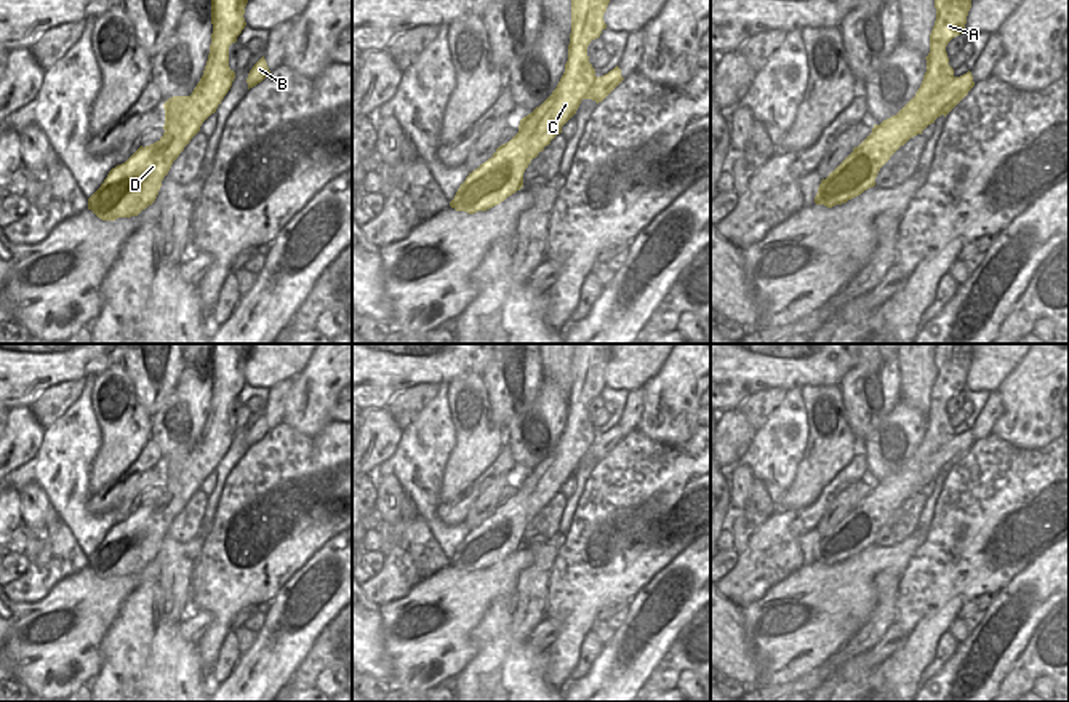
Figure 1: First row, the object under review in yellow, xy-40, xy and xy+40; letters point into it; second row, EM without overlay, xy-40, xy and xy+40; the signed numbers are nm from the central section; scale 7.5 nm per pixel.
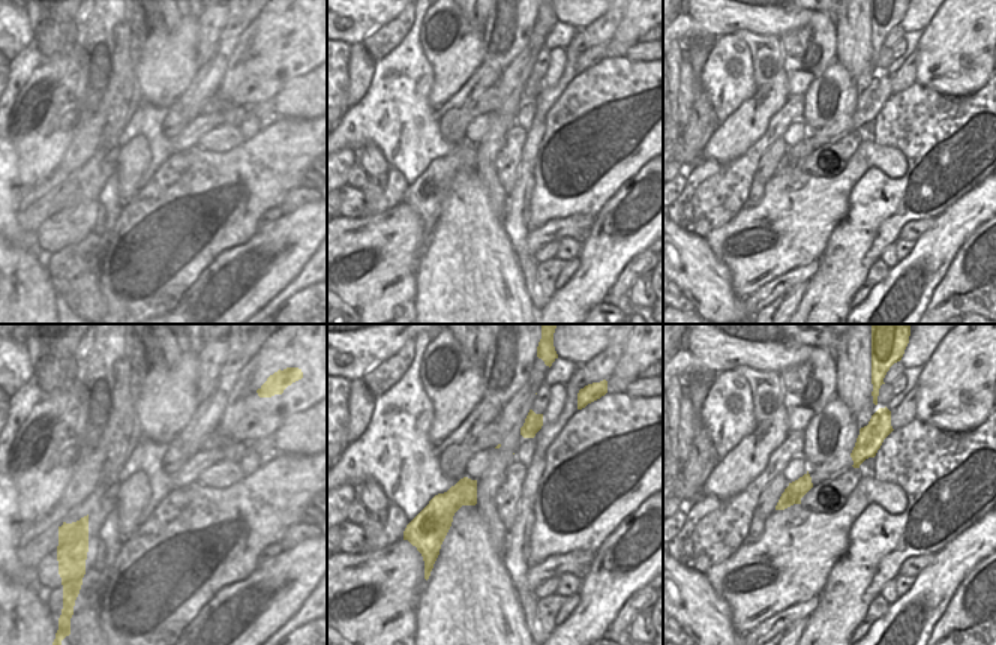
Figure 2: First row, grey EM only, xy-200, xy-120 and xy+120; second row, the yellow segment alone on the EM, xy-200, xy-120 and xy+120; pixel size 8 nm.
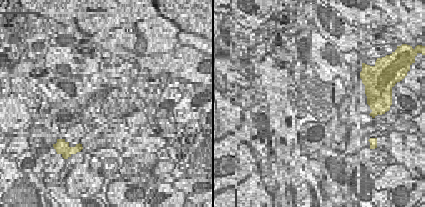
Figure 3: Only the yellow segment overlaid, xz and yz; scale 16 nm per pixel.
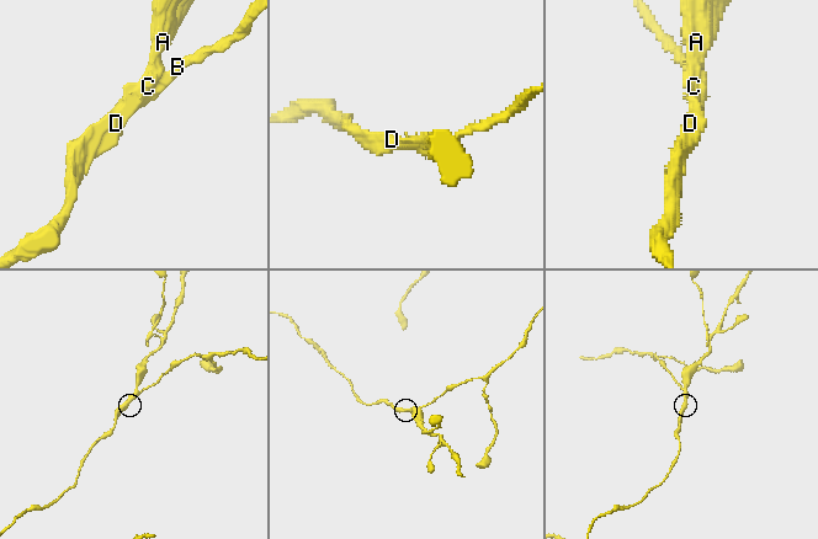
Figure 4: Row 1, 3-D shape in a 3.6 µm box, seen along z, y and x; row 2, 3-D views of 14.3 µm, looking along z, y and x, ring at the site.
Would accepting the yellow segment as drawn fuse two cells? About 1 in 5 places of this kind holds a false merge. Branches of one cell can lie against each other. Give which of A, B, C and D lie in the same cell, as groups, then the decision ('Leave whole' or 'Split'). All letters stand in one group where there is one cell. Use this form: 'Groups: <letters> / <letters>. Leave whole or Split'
Groups: A C D / B. Split.

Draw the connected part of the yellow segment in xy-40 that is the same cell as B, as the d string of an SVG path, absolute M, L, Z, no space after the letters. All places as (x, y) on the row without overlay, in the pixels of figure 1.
M264 414L253 424L248 432L248 448L261 441L270 432Z

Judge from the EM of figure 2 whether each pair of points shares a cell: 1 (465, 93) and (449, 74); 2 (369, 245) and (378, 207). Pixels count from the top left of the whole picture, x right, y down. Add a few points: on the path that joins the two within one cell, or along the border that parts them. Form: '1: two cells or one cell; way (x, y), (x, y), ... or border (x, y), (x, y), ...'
1: two cells; border (483, 62), (437, 111)
2: two cells; border (402, 203), (366, 216)

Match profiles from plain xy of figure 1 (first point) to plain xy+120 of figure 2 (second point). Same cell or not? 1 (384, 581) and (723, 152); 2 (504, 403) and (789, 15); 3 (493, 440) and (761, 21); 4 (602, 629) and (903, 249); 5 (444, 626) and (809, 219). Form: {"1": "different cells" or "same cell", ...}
{"1": "different cells", "2": "different cells", "3": "different cells", "4": "different cells", "5": "same cell"}

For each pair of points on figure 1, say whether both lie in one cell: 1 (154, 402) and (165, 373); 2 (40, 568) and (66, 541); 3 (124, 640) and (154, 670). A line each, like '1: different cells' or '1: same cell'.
1: same cell
2: same cell
3: same cell

